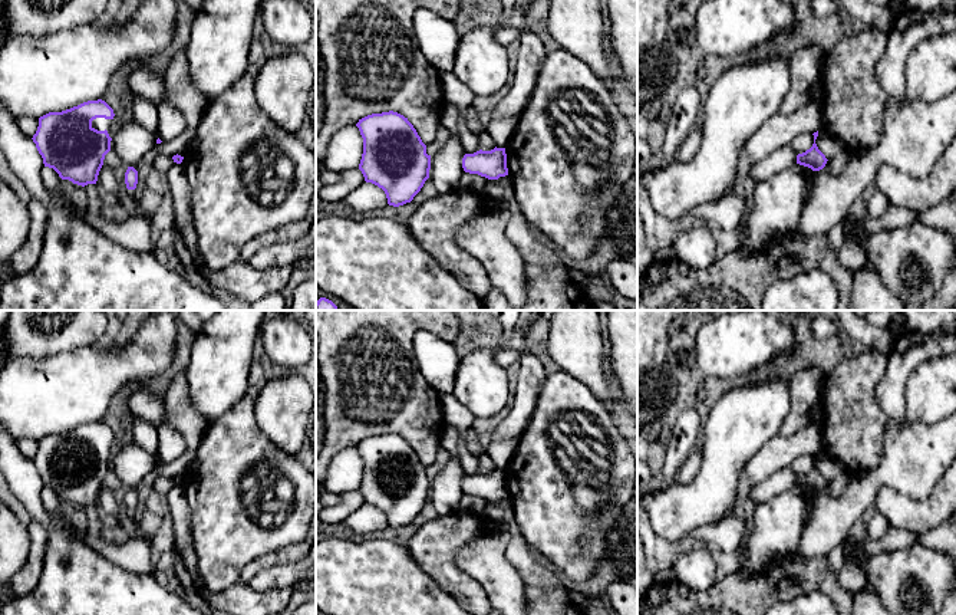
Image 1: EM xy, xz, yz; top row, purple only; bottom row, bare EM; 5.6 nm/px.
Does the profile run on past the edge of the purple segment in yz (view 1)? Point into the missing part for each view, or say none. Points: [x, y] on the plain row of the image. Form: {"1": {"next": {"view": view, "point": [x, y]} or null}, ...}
{"1": {"next": null}}

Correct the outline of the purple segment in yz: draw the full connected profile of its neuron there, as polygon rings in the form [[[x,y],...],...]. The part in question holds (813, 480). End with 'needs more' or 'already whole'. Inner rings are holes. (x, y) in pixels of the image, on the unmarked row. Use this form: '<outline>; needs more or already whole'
[[[818,453],[812,456],[814,457],[814,466],[810,471],[807,471],[802,476],[797,477],[797,486],[811,490],[812,493],[820,493],[825,489],[827,480],[825,477],[818,471],[815,461],[818,458]]]; already whole

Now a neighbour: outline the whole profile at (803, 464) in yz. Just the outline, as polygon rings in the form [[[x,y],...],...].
[[[811,454],[798,457],[792,461],[791,468],[797,476],[802,476],[810,471],[814,466],[814,457]]]

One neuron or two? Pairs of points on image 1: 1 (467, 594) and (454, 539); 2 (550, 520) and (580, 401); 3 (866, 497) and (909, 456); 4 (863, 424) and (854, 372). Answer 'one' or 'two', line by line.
1: one
2: one
3: one
4: one

